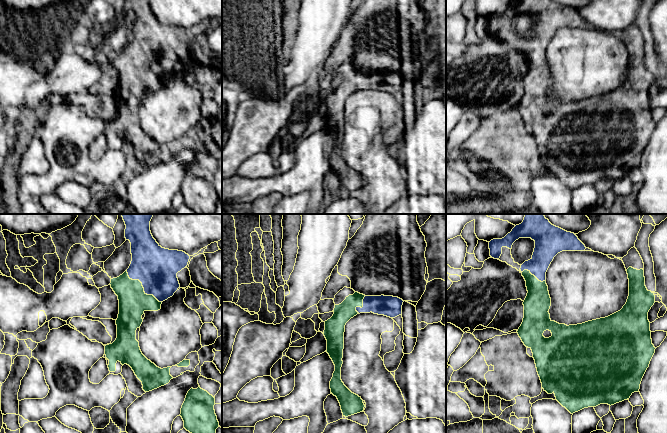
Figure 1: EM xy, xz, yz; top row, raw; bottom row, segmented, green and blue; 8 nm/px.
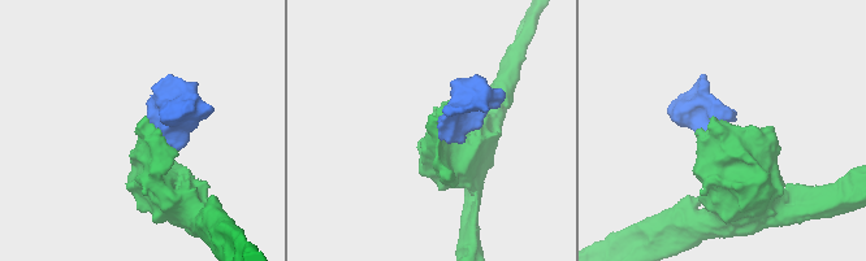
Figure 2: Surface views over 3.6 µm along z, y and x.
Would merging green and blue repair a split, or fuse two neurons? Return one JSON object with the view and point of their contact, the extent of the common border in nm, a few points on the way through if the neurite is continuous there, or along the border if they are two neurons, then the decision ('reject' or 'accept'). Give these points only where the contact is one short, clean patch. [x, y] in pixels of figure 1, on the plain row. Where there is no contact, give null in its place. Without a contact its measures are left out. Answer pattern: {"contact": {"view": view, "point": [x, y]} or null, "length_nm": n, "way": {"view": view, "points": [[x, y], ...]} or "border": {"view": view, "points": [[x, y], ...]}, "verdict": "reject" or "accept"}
{"contact": {"view": "xy", "point": [142, 62]}, "length_nm": 380, "verdict": "accept"}

